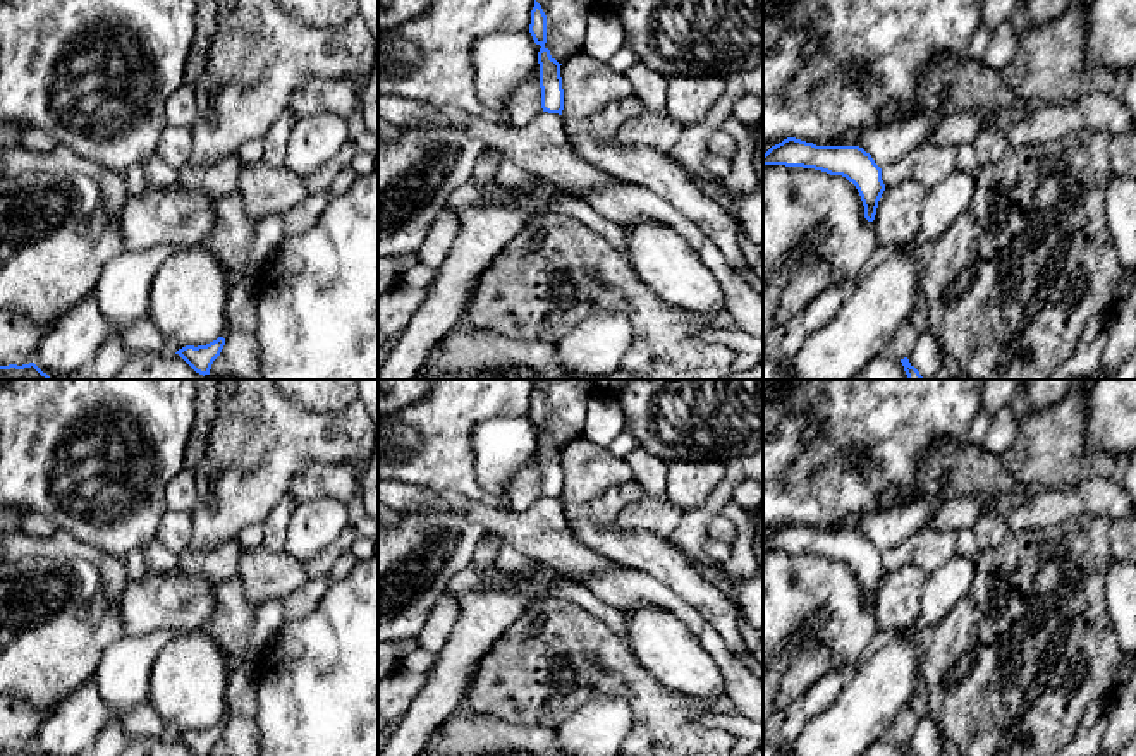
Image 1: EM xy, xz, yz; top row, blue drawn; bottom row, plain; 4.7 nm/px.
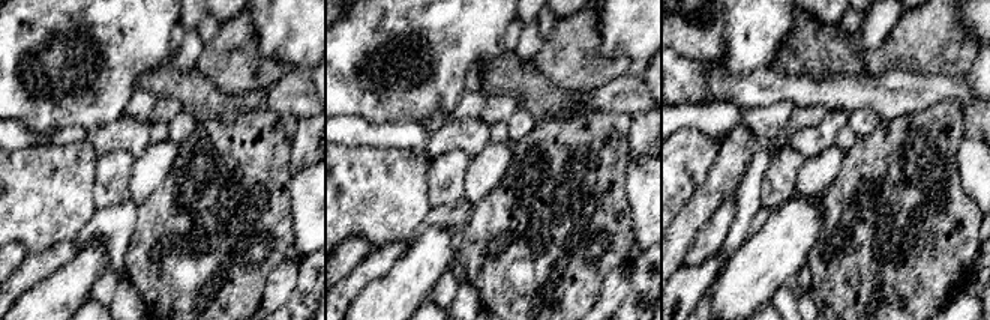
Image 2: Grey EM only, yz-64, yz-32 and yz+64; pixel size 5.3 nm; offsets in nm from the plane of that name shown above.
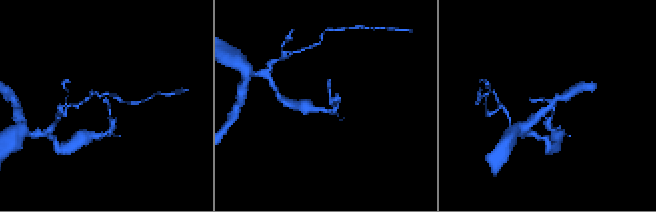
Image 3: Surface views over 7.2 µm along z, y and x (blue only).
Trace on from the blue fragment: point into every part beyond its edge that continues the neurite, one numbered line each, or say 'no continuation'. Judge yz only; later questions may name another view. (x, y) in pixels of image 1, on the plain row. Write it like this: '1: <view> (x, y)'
no continuation

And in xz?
no continuation

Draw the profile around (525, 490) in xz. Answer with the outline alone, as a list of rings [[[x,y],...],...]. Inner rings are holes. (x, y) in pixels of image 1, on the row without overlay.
[[[540,448],[509,486],[510,510],[524,512],[541,498]]]

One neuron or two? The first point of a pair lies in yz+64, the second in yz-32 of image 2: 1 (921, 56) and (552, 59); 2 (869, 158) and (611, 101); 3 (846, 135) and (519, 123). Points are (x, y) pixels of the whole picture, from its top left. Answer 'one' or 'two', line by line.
1: one
2: two
3: two

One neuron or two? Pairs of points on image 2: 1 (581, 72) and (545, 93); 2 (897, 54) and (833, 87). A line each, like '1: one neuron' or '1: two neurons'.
1: two neurons
2: two neurons

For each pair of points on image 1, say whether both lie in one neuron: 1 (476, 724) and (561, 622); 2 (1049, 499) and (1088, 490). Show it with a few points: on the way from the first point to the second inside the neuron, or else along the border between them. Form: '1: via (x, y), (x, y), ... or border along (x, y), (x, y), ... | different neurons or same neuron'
1: border along (473, 712), (497, 715), (523, 725) | different neurons
2: via (1059, 499), (1078, 499) | same neuron

